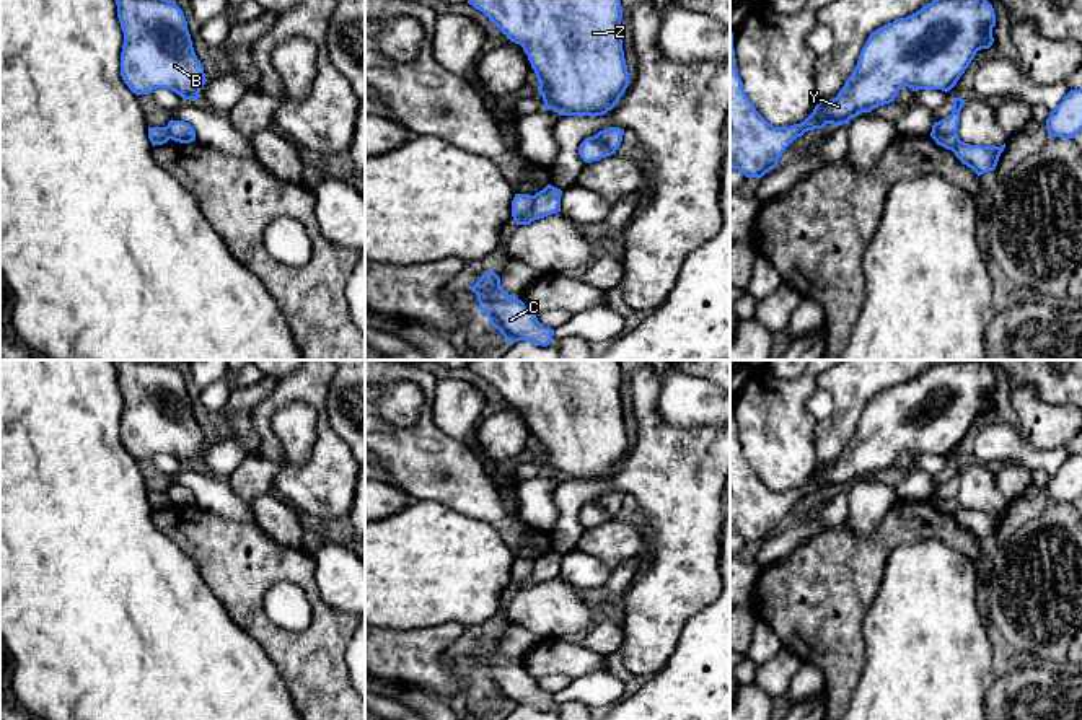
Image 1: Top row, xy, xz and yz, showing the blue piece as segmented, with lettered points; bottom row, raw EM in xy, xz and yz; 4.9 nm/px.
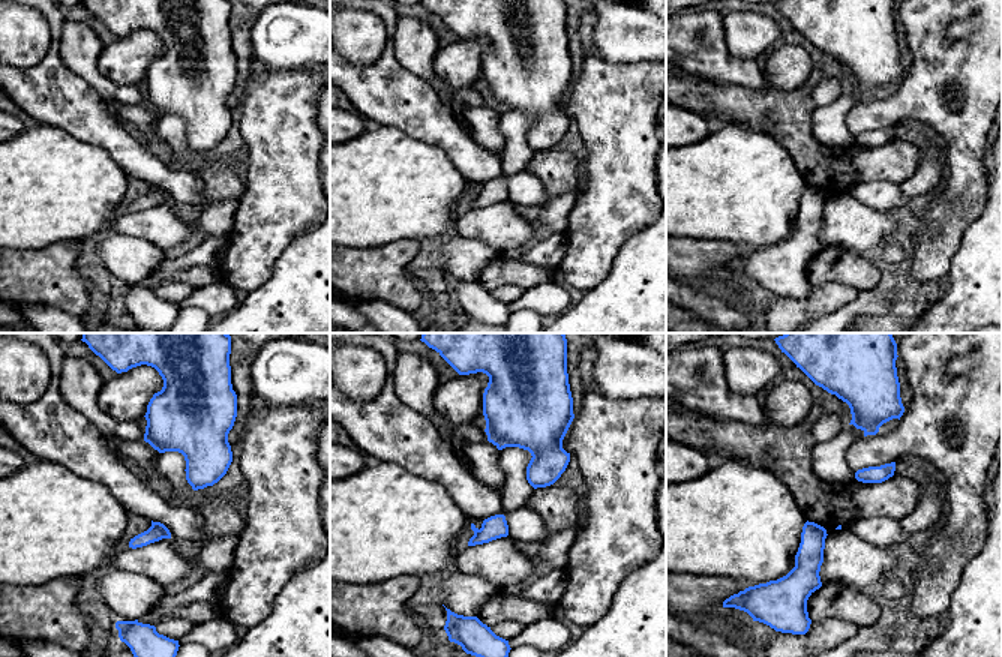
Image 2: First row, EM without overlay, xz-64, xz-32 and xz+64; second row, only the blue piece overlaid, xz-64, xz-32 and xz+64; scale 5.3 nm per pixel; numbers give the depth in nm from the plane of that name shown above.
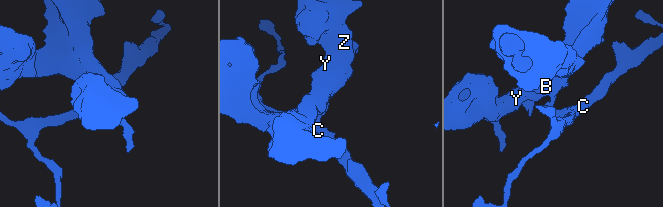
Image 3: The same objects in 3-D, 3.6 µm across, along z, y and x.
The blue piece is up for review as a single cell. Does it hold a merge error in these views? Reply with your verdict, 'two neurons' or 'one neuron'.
two neurons

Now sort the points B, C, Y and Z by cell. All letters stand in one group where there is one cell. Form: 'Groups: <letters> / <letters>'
Groups: B Y Z / C

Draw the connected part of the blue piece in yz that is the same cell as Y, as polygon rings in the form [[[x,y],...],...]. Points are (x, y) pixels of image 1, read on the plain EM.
[[[939,360],[916,378],[898,383],[873,396],[860,415],[857,430],[833,464],[818,464],[813,477],[800,489],[774,492],[745,459],[743,446],[733,428],[733,397],[730,397],[730,534],[746,542],[763,542],[777,531],[785,513],[808,495],[849,489],[862,477],[890,469],[904,451],[917,454],[950,456],[976,417],[994,407],[996,378],[992,370],[979,360]]]

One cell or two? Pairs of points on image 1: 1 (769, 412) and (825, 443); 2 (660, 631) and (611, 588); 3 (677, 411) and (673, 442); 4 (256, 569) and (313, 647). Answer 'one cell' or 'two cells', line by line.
1: two cells
2: two cells
3: two cells
4: one cell

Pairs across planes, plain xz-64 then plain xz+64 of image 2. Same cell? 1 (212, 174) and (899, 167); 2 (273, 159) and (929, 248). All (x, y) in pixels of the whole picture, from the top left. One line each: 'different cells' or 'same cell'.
1: same cell
2: same cell

